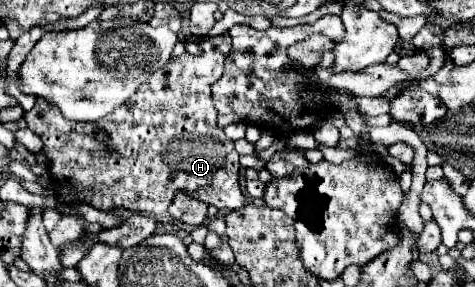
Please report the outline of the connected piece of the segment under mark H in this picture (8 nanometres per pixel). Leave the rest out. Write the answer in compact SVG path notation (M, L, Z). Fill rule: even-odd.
M228 32L220 36L202 38L198 42L202 54L200 56L172 56L160 72L146 76L144 84L136 92L134 102L116 108L116 112L104 116L104 120L92 122L72 122L66 120L50 102L42 98L36 100L30 112L24 112L24 120L32 132L36 132L44 148L42 152L48 158L48 172L50 184L62 204L84 202L98 210L112 210L112 208L130 208L138 210L146 216L158 216L168 210L174 196L182 190L188 192L192 198L212 204L220 210L236 210L244 206L244 194L238 184L238 152L234 150L234 142L226 138L224 130L216 124L216 110L212 106L210 86L222 76L224 62L232 48L232 38ZM104 128L110 134L110 142L100 144L94 138L94 130Z

